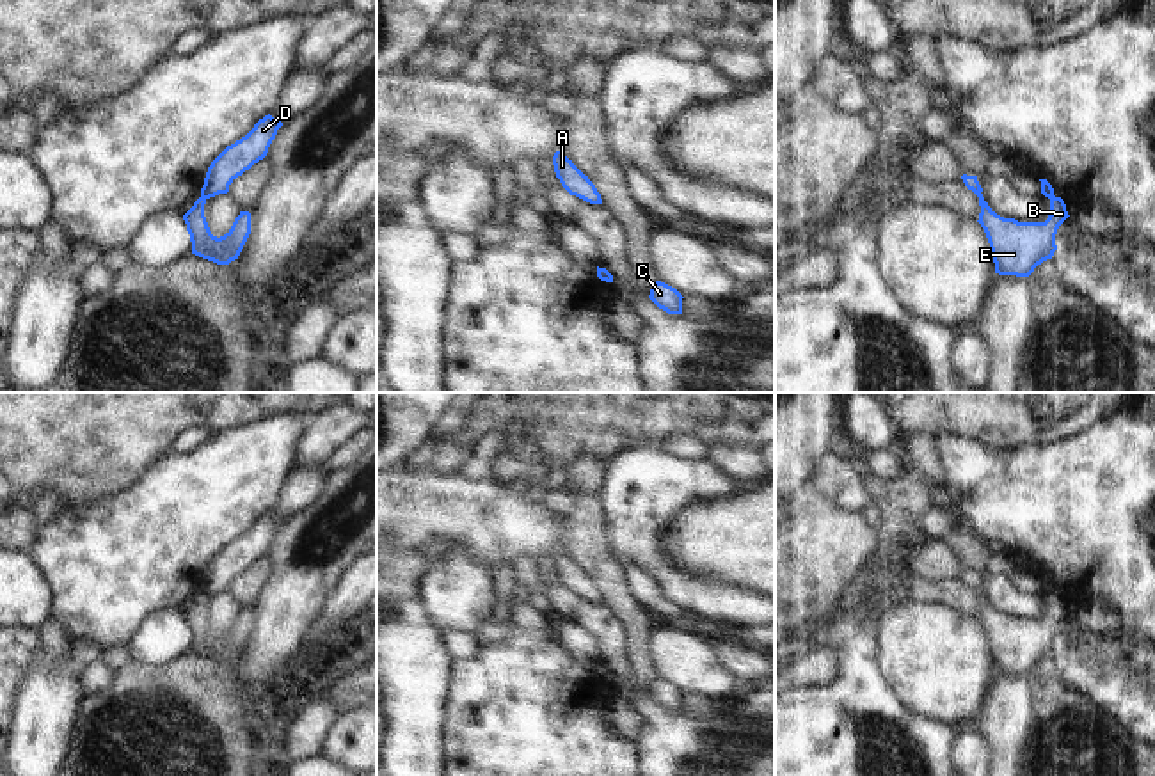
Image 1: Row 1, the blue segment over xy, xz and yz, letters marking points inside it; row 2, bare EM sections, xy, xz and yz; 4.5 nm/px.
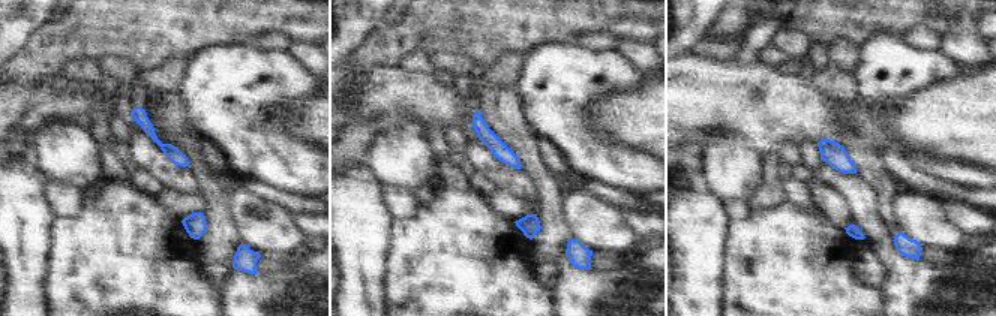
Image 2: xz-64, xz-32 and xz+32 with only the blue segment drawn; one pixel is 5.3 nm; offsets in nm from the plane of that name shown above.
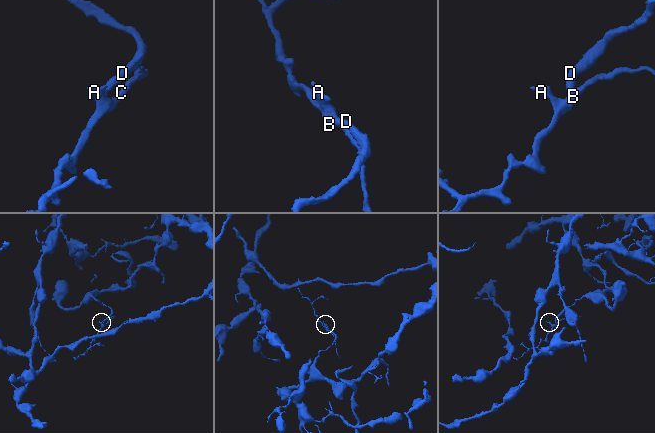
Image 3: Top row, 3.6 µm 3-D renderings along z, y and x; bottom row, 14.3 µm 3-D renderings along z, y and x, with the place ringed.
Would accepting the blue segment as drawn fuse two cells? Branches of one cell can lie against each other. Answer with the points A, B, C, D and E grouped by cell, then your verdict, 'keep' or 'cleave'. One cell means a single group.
A B C E / D; cleave

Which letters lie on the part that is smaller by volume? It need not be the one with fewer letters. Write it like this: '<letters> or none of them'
A, B, C, E

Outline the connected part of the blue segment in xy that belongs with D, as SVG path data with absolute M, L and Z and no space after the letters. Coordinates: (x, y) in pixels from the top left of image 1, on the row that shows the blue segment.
M268 114L245 137L227 146L208 167L201 197L227 194L238 176L267 156L281 126L283 123Z

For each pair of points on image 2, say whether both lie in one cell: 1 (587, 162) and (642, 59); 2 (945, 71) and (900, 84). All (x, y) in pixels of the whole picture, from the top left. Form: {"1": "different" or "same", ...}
{"1": "different", "2": "same"}

